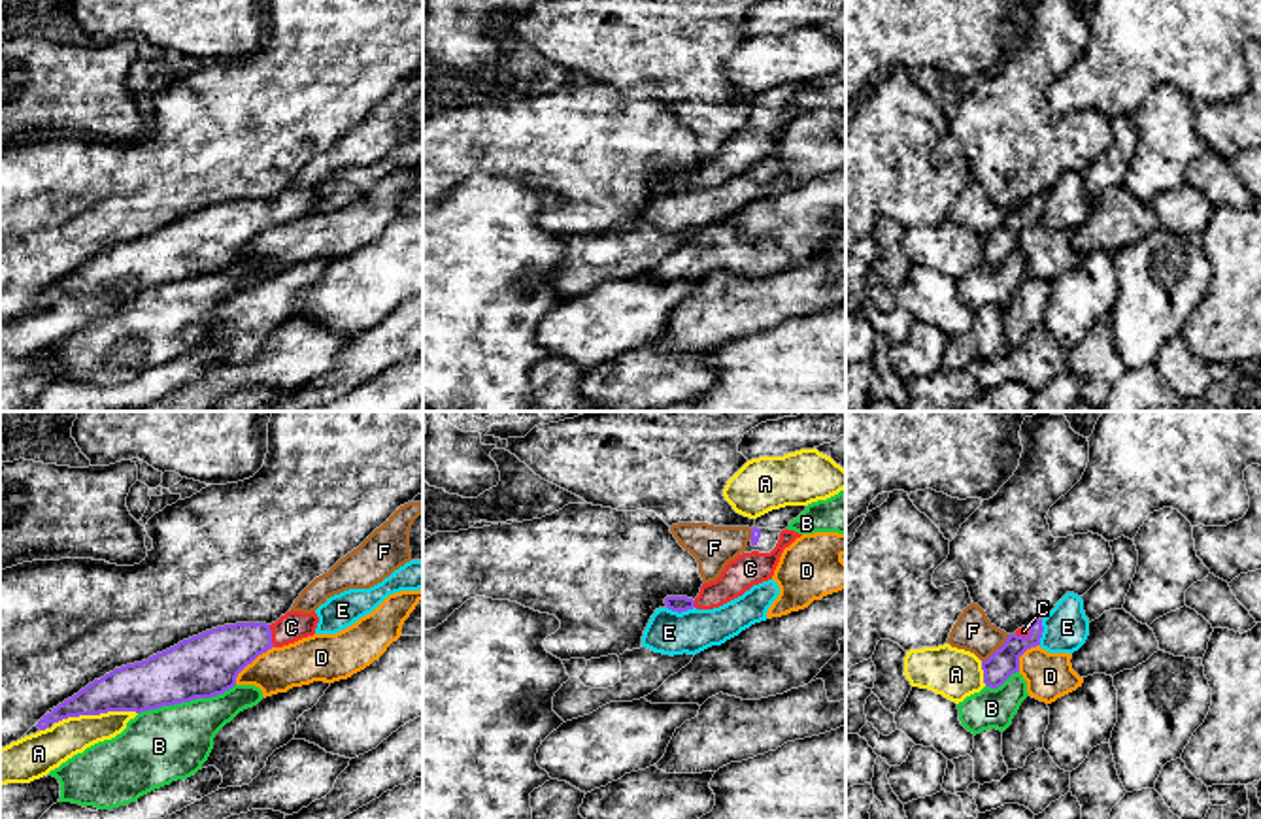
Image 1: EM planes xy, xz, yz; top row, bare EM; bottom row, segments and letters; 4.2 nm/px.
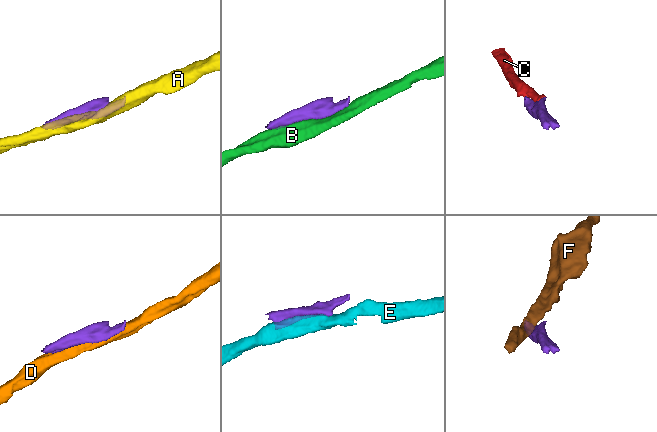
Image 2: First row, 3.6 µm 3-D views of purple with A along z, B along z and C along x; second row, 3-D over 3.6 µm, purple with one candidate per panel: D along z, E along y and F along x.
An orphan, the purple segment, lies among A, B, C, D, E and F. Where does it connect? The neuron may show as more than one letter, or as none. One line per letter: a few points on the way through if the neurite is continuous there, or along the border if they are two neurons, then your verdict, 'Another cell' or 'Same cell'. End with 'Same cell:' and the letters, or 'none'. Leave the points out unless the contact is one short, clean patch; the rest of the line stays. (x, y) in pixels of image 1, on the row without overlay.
A: Another cell
B: Another cell
C: Path across: xy (216, 234), (246, 217), (270, 214), (291, 204). Same cell
D: Another cell
E: Another cell
F: Boundary: yz (1010, 212), (982, 238). Another cell
Same cell: C

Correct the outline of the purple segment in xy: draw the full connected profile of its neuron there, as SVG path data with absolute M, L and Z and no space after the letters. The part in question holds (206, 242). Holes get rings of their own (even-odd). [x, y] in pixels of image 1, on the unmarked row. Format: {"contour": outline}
{"contour": "M291 187L272 202L236 200L206 208L147 238L115 245L94 257L49 287L25 313L51 306L68 294L108 289L142 291L223 272L259 232L313 213L317 200L315 189Z"}

